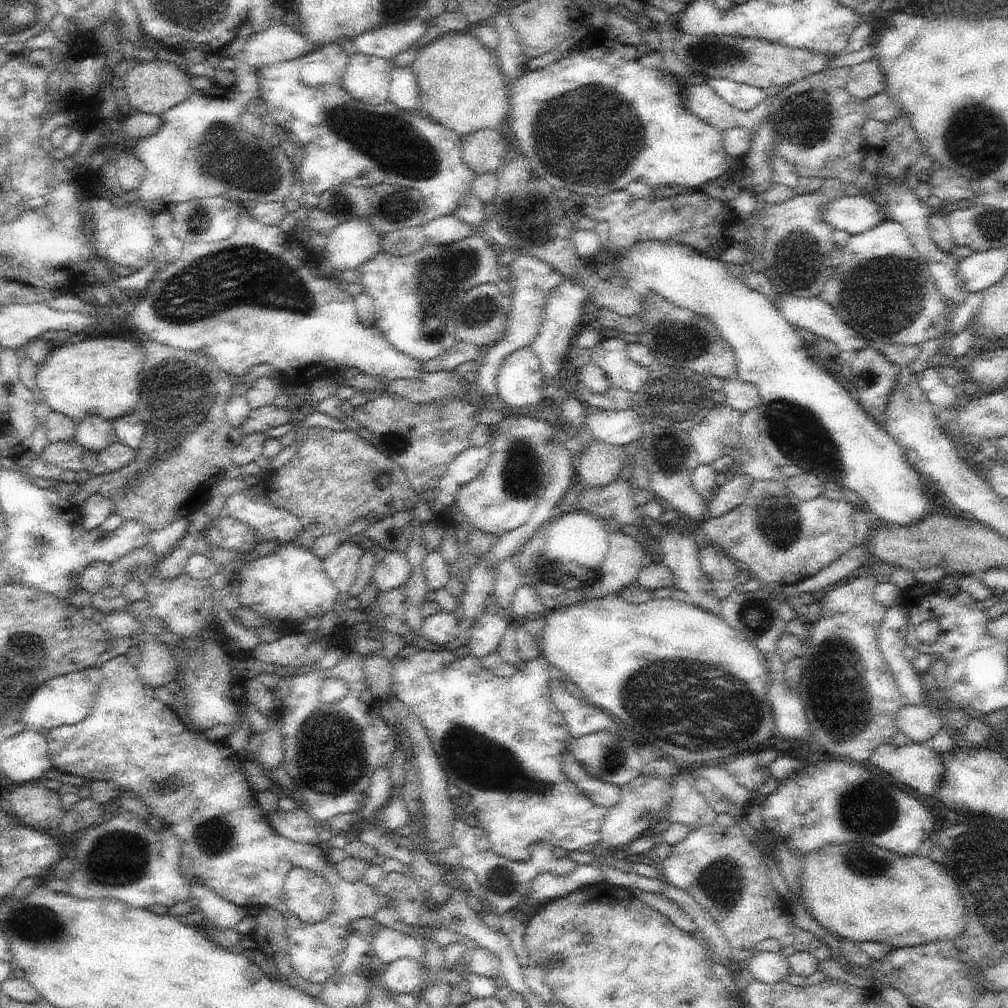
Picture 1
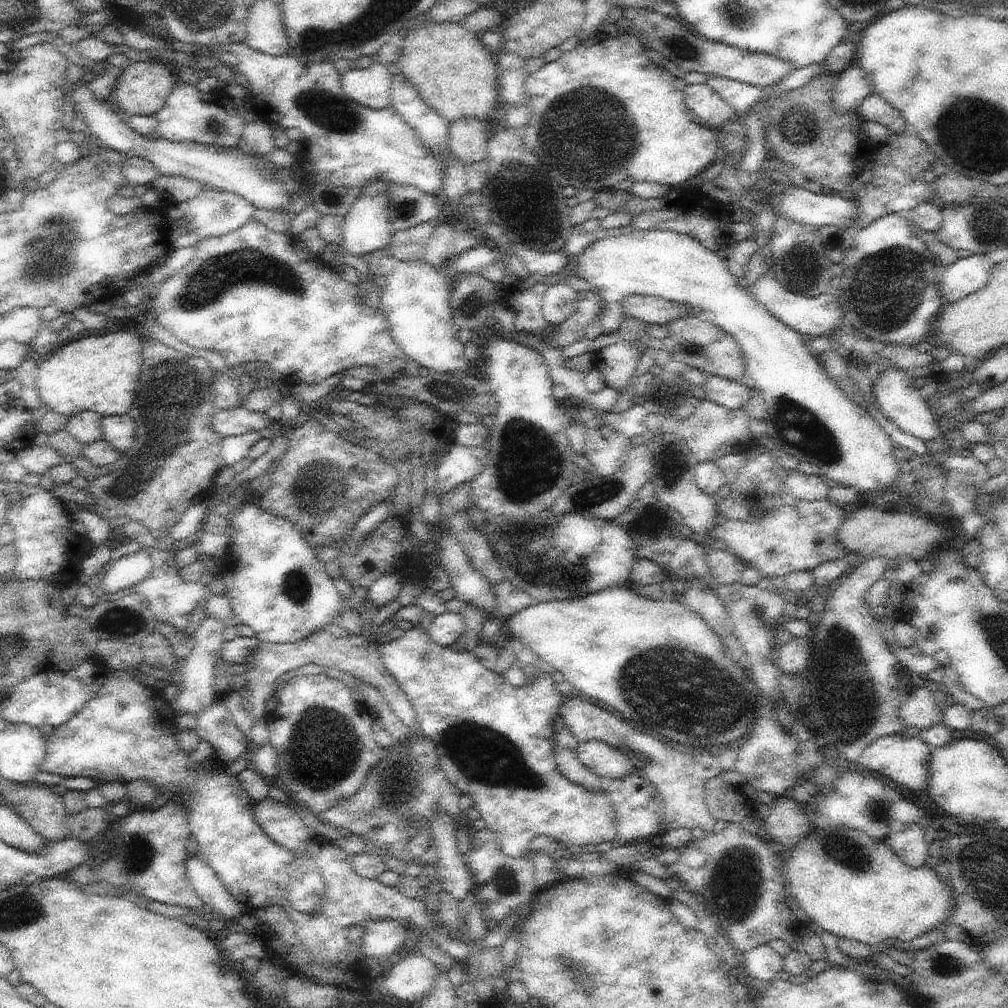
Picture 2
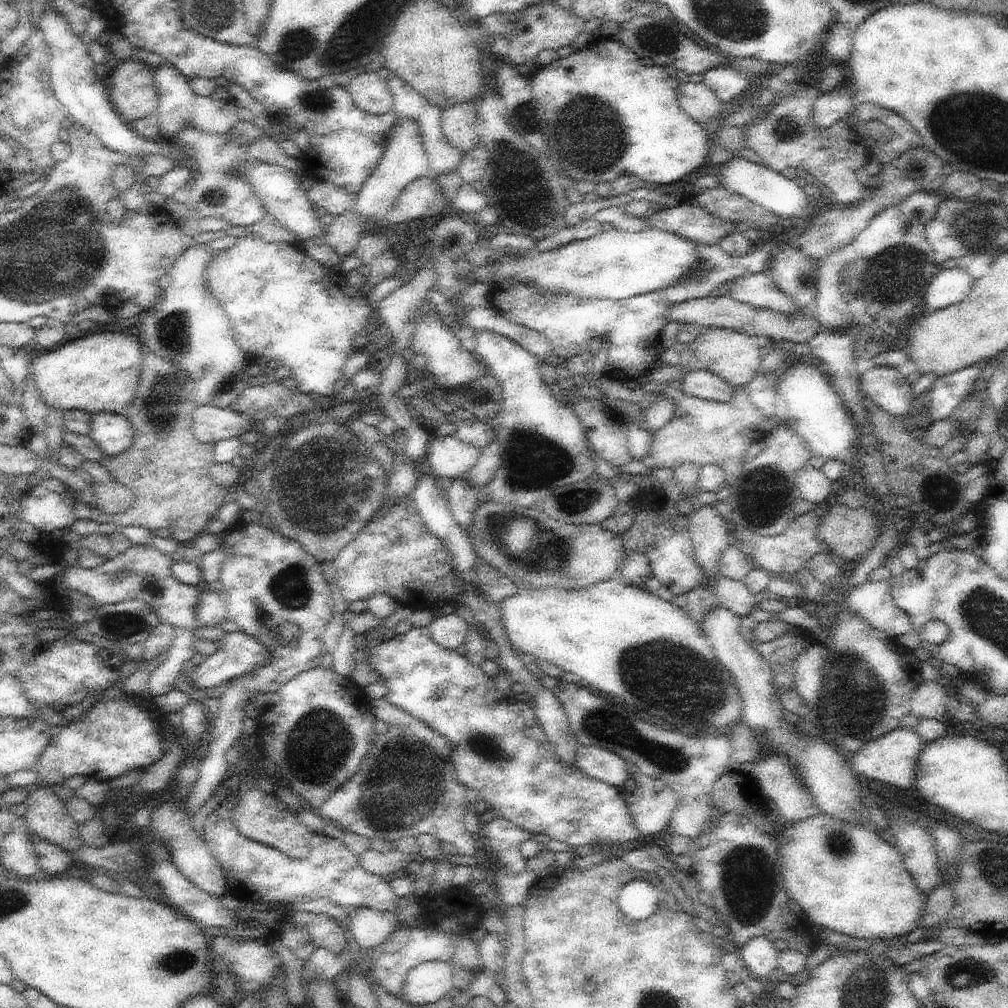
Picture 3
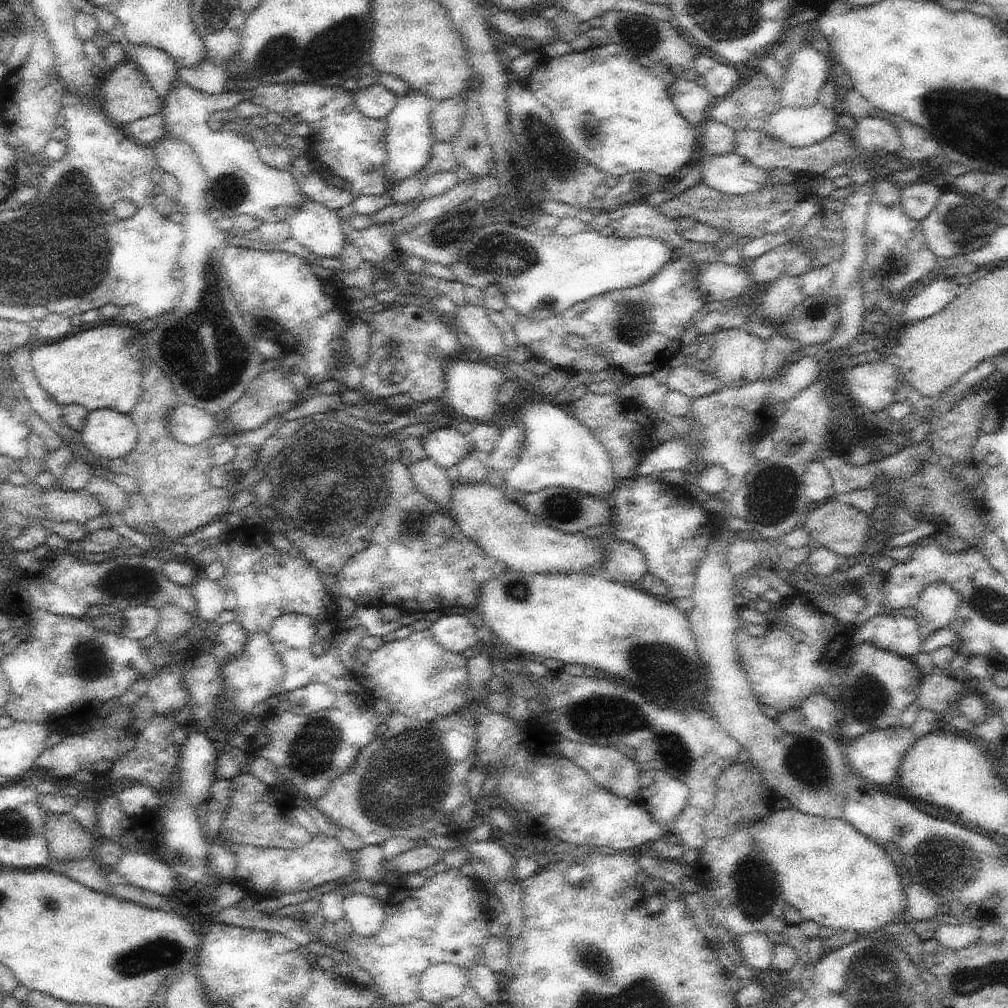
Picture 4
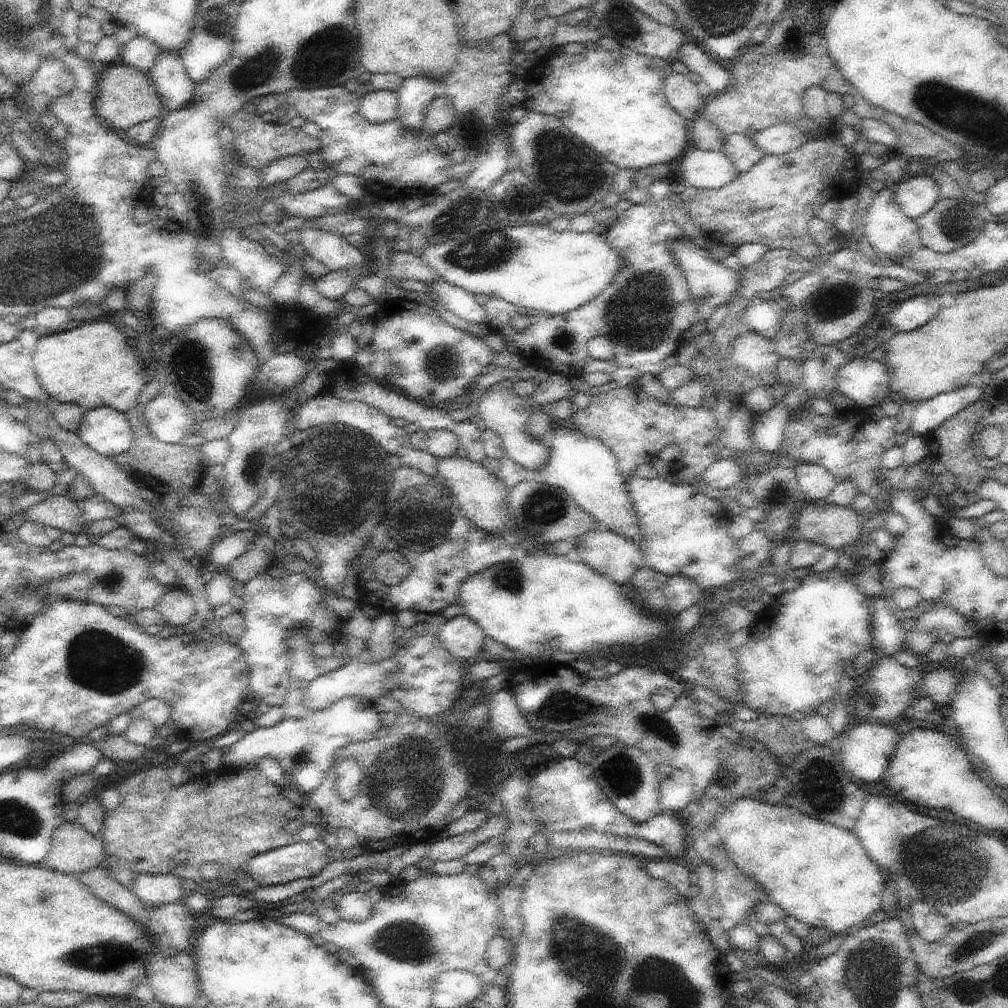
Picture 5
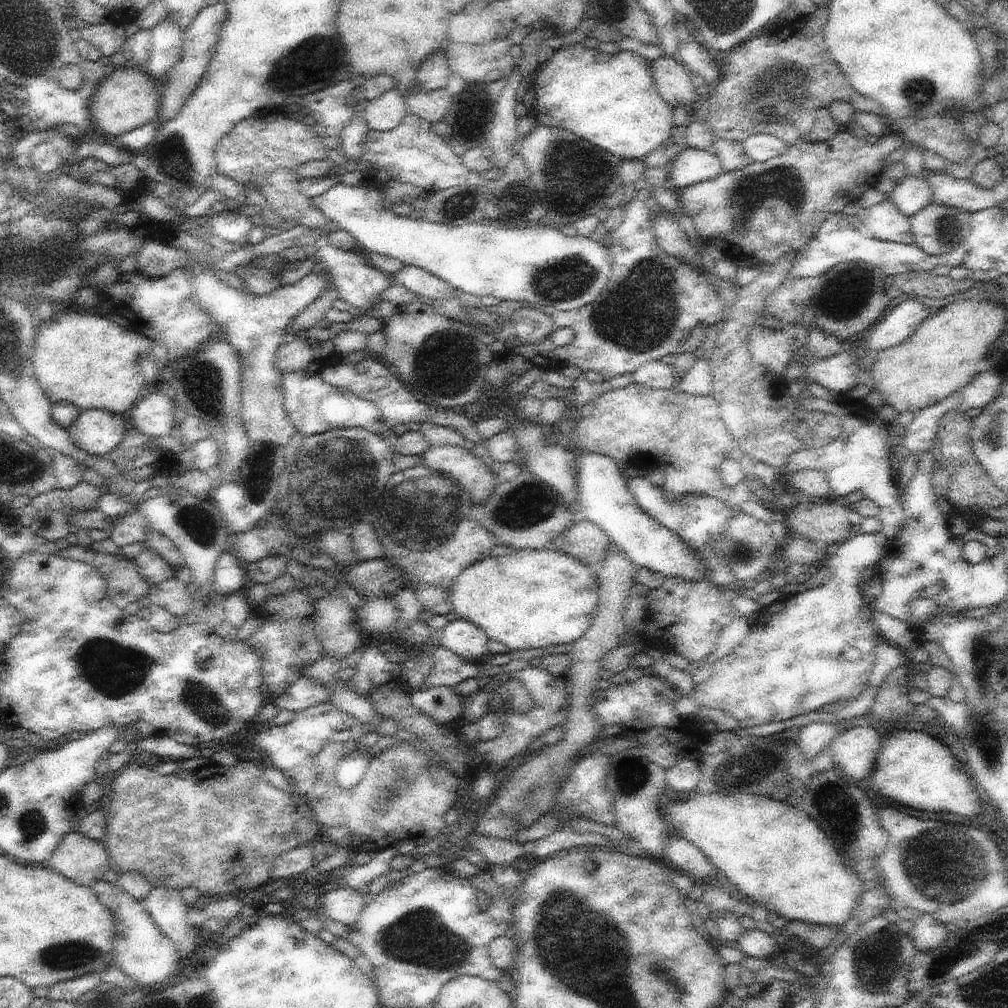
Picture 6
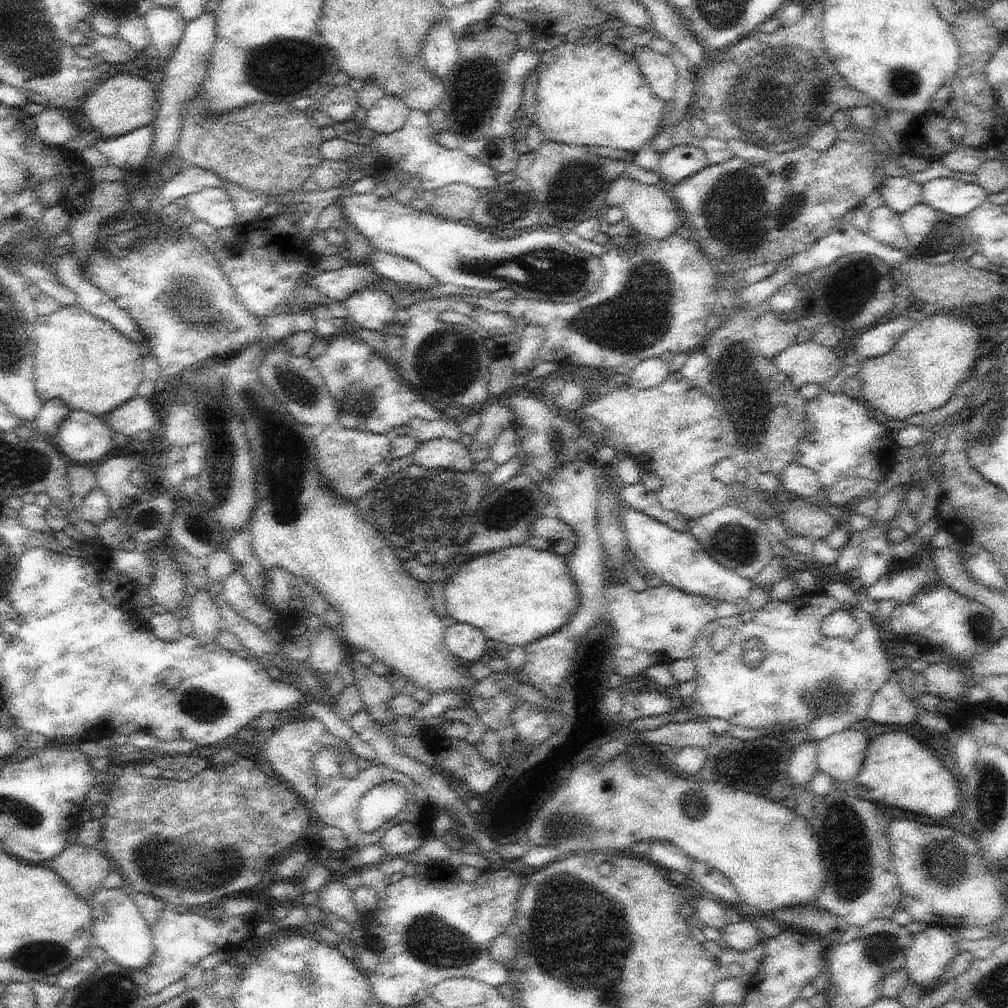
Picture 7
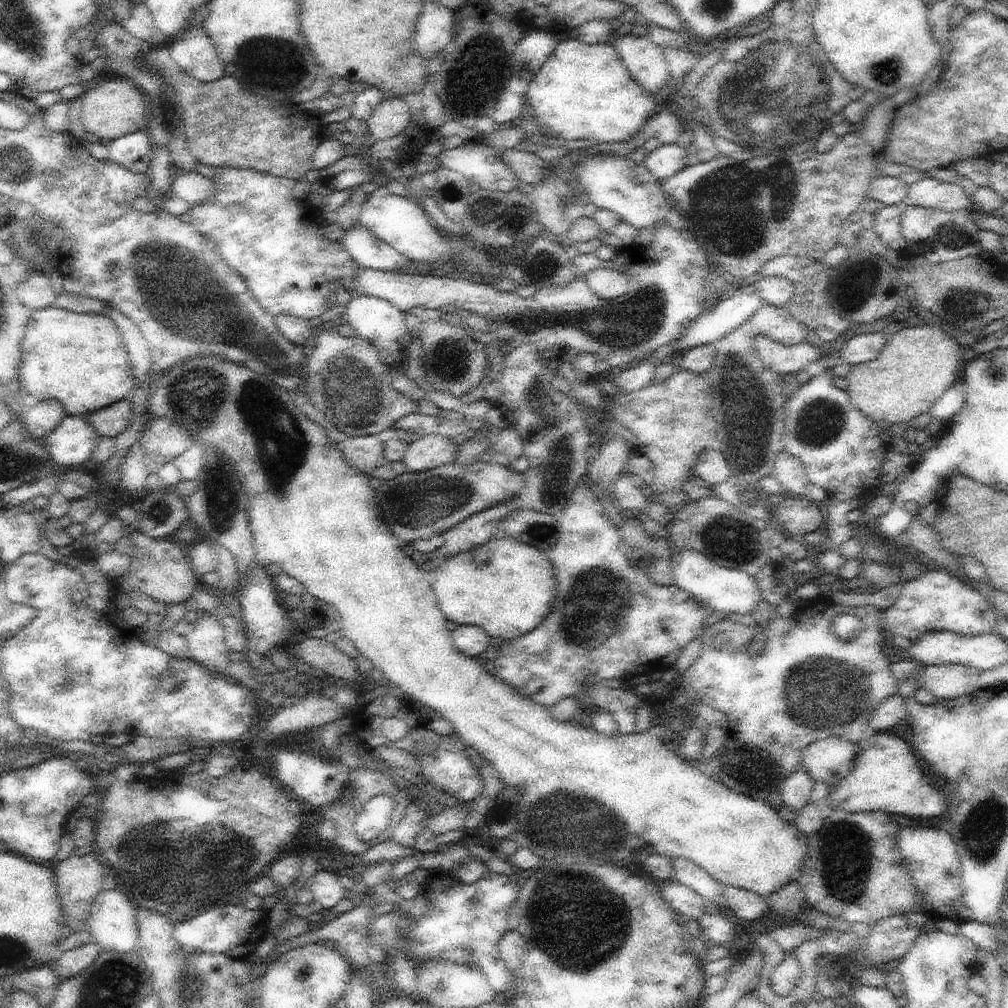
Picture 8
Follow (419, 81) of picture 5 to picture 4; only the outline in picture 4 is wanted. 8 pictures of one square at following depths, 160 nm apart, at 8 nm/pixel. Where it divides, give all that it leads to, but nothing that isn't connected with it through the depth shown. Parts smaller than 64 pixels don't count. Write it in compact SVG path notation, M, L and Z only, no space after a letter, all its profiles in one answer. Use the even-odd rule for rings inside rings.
M414 89L408 90L405 95L399 97L394 110L387 116L388 130L386 134L387 144L387 168L385 169L385 183L388 186L399 184L406 178L418 176L431 157L431 150L436 139L432 134L431 113L436 105L433 98L427 94L417 93Z

